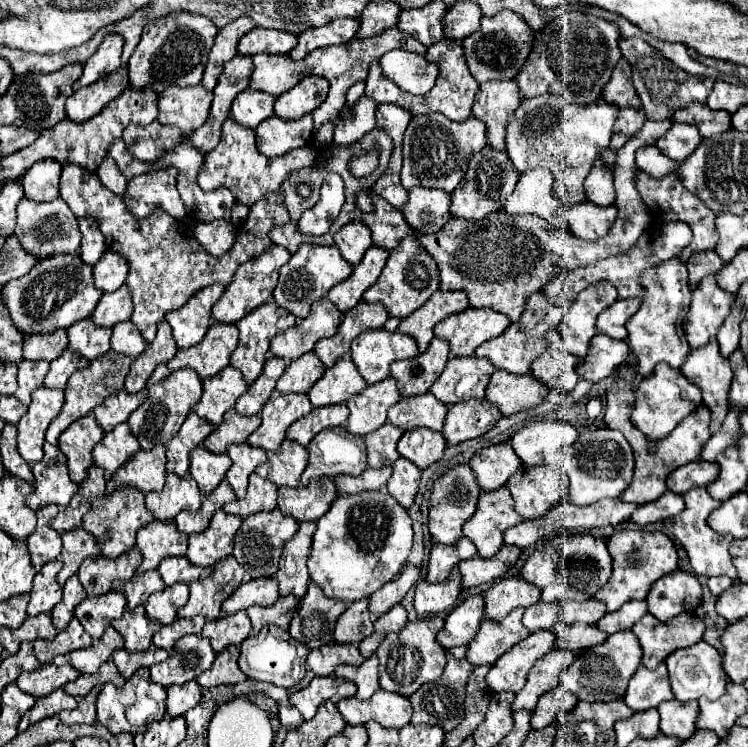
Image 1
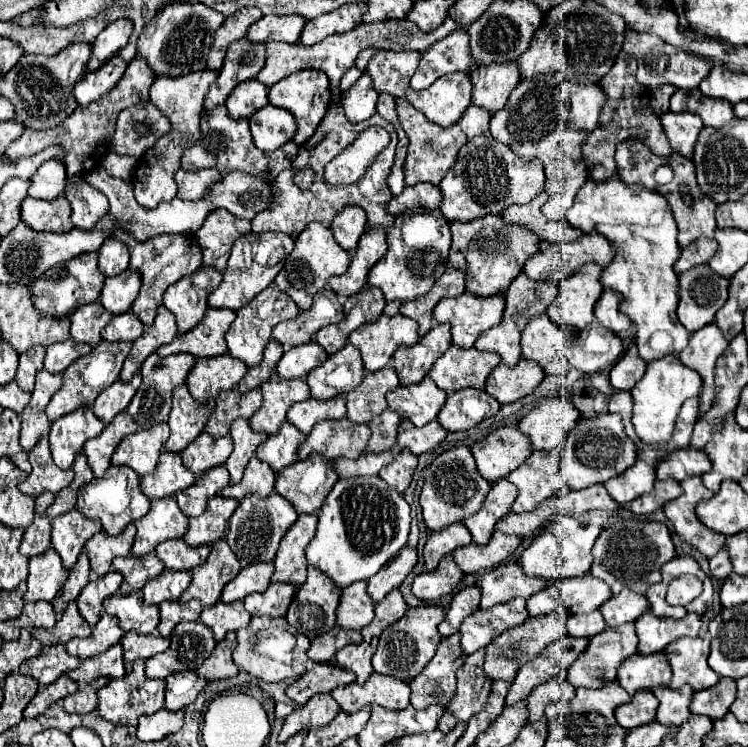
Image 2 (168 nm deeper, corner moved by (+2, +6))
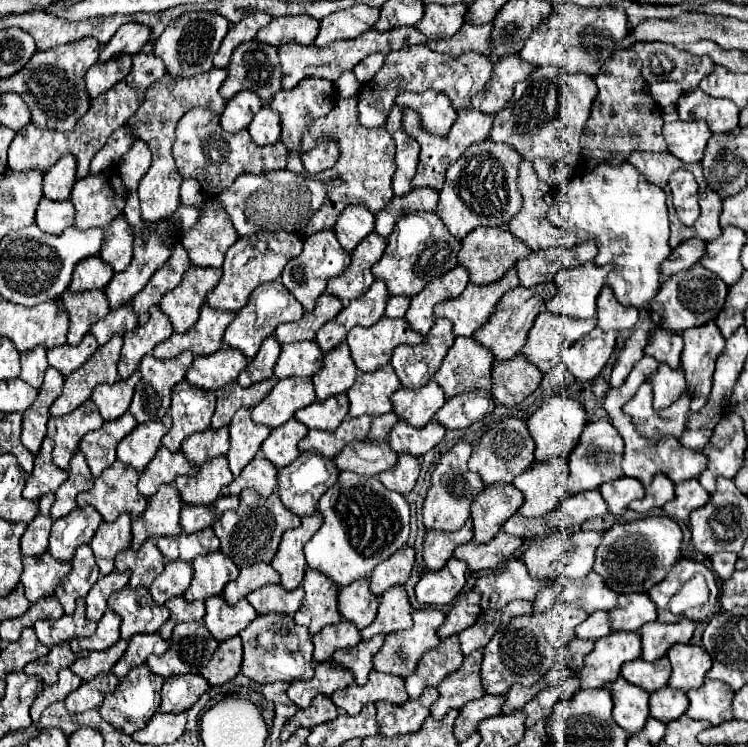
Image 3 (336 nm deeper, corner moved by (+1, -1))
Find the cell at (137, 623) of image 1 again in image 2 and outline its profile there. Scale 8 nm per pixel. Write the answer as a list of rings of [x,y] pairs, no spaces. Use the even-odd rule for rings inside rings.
[[[132,591],[128,595],[114,593],[104,601],[104,609],[110,615],[118,615],[118,621],[124,631],[136,631],[142,635],[152,633],[160,623],[160,611],[158,605],[146,605],[142,601],[140,591]],[[118,597],[118,601],[114,601]]]

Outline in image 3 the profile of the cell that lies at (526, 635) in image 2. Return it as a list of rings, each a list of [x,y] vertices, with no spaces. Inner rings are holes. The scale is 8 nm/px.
[[[555,604],[551,610],[543,614],[519,616],[513,618],[503,630],[499,630],[491,642],[483,648],[483,664],[481,664],[481,680],[483,688],[489,694],[507,694],[513,684],[531,686],[543,678],[543,674],[553,666],[553,656],[559,648],[575,638],[573,628],[581,624],[587,614],[575,604]]]

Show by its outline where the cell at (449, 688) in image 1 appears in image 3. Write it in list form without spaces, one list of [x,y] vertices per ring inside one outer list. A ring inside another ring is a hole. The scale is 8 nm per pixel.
[[[449,636],[447,640],[441,640],[439,648],[427,652],[423,660],[419,662],[419,668],[413,676],[405,680],[405,688],[411,700],[417,700],[425,688],[439,686],[451,672],[459,670],[463,664],[463,654],[459,650],[459,638]]]

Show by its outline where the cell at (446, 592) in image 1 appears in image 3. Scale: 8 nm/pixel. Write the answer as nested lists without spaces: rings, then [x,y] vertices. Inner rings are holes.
[[[451,558],[443,570],[423,572],[421,580],[415,586],[417,602],[427,606],[451,604],[465,586],[467,564],[457,558]]]

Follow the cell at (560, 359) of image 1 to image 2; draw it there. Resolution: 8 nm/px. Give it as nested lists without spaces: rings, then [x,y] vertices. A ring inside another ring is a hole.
[[[542,313],[532,317],[522,331],[522,357],[536,361],[548,375],[564,375],[568,371],[566,349],[574,337],[576,333],[570,333],[570,329],[558,329],[558,325]]]

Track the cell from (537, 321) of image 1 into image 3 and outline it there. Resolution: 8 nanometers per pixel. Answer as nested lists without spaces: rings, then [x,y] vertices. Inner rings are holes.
[[[553,282],[537,284],[533,288],[525,288],[525,286],[513,288],[511,292],[507,292],[507,296],[503,296],[503,300],[499,300],[499,308],[495,310],[495,316],[491,316],[491,320],[487,322],[487,328],[475,332],[473,338],[481,346],[489,348],[491,354],[495,356],[495,360],[513,360],[521,352],[521,348],[527,340],[527,334],[533,326],[535,316],[541,312],[545,302],[555,296],[555,292],[557,292],[557,288]]]

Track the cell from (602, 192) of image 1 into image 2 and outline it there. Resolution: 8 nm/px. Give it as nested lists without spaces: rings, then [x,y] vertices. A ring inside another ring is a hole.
[[[634,55],[618,57],[614,61],[610,73],[606,73],[606,77],[602,77],[602,81],[600,81],[600,87],[606,93],[606,103],[602,107],[598,127],[590,133],[590,137],[586,139],[586,145],[582,145],[584,163],[590,171],[590,175],[594,175],[594,179],[598,179],[598,181],[612,177],[616,173],[616,161],[614,161],[616,145],[626,139],[634,139],[634,137],[640,139],[648,149],[652,149],[652,153],[656,153],[658,156],[674,155],[666,133],[663,131],[662,123],[660,123],[660,117],[654,117],[654,113],[650,113],[648,91],[636,83],[634,73],[636,73]]]

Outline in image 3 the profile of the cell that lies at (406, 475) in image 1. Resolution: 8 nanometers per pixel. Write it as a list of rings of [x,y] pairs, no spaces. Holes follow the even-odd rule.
[[[399,454],[397,464],[391,470],[381,472],[379,480],[389,490],[395,490],[399,494],[407,494],[407,492],[413,490],[413,486],[417,482],[417,476],[419,476],[419,470],[421,470],[419,458],[415,458],[411,454]]]

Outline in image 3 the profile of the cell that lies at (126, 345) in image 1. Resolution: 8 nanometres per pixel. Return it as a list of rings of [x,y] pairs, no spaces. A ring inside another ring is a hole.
[[[125,304],[113,312],[109,312],[109,316],[105,316],[103,320],[99,320],[99,324],[95,324],[95,328],[91,328],[91,334],[97,338],[97,342],[103,346],[107,344],[107,340],[111,340],[115,334],[123,336],[125,332],[133,332],[137,330],[137,314],[131,310],[131,304]]]

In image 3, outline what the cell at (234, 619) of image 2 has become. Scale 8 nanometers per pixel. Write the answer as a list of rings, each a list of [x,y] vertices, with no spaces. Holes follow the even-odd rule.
[[[221,596],[205,600],[205,626],[217,642],[223,642],[235,634],[239,634],[253,618],[257,618],[255,608],[243,598],[237,604],[229,606]]]

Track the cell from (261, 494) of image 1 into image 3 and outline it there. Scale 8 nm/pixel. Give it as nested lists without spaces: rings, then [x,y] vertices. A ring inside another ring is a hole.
[[[255,456],[255,460],[243,468],[241,476],[223,488],[223,496],[239,496],[245,488],[255,490],[263,498],[271,496],[277,488],[277,466],[273,466],[263,456]]]

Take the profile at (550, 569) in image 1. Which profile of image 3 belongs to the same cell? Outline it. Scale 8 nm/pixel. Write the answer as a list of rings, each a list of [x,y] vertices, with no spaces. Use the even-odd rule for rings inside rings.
[[[579,530],[579,532],[553,532],[547,538],[537,540],[535,544],[529,546],[529,550],[523,556],[523,562],[533,578],[539,580],[555,580],[557,576],[565,574],[569,578],[583,578],[591,572],[593,560],[595,560],[595,550],[601,544],[603,534],[601,532],[591,532],[591,530]]]

